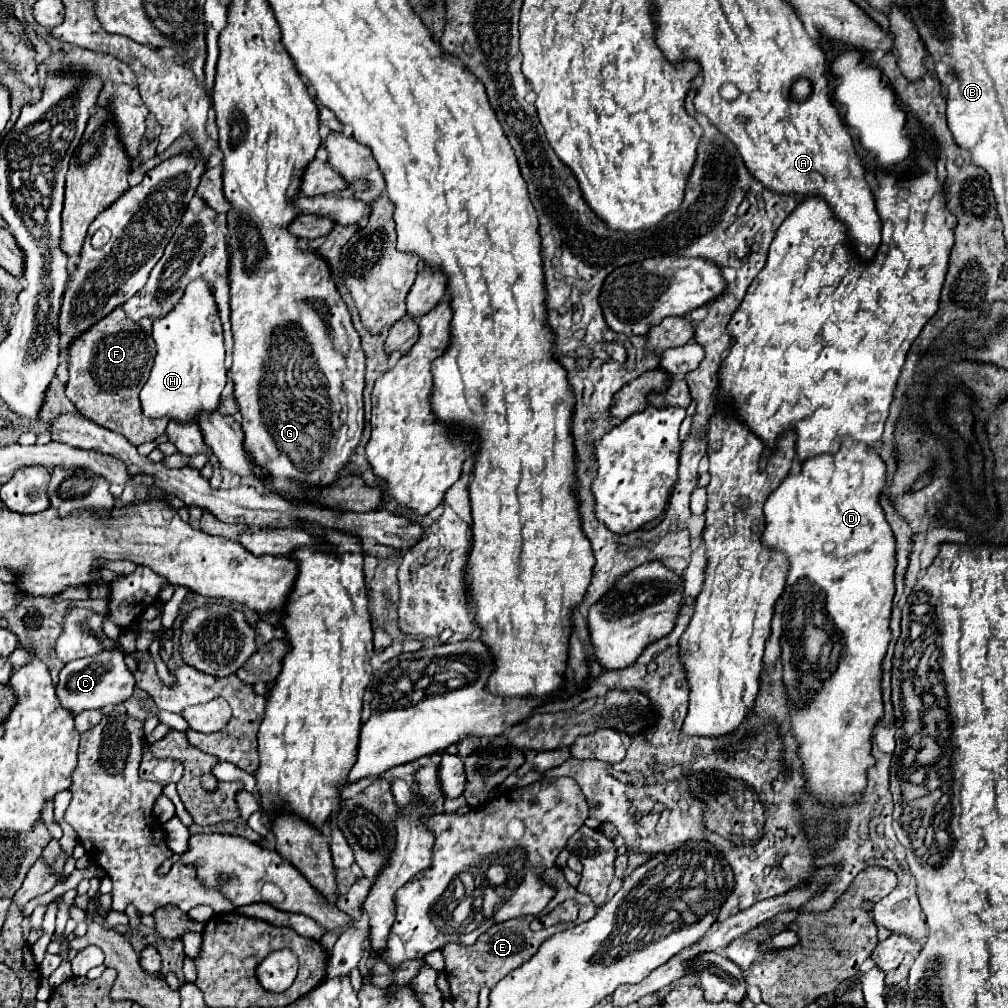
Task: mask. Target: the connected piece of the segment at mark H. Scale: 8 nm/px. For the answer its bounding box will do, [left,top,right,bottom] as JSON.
[140,279,226,423]

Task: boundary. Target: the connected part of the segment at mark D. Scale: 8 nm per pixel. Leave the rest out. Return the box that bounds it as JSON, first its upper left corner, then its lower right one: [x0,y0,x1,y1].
[762,437,896,799]

